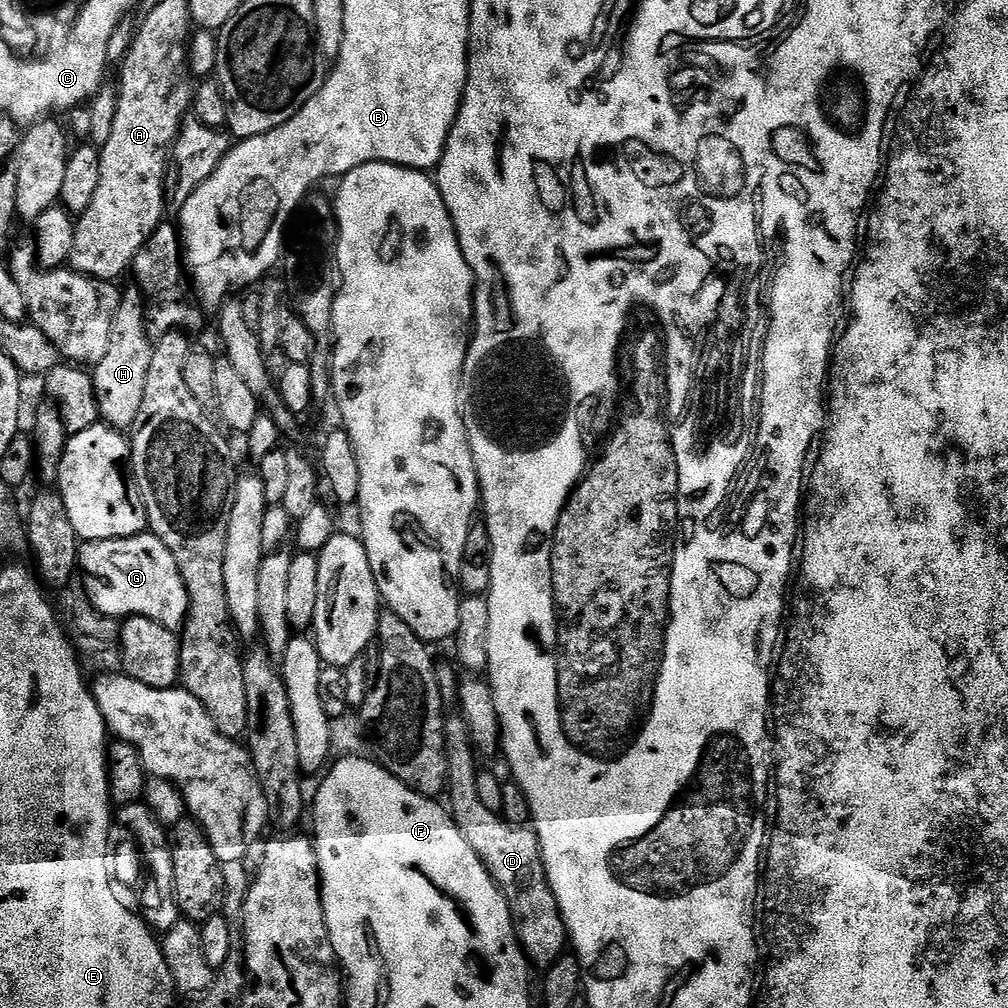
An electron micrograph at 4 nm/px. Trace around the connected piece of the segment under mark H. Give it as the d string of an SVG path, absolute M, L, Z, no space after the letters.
M139 291L123 293L118 310L112 313L110 346L102 362L94 365L92 381L96 387L96 402L103 423L117 429L128 430L135 425L138 410L142 410L142 394L146 390L146 370L154 347L144 323L144 304Z

